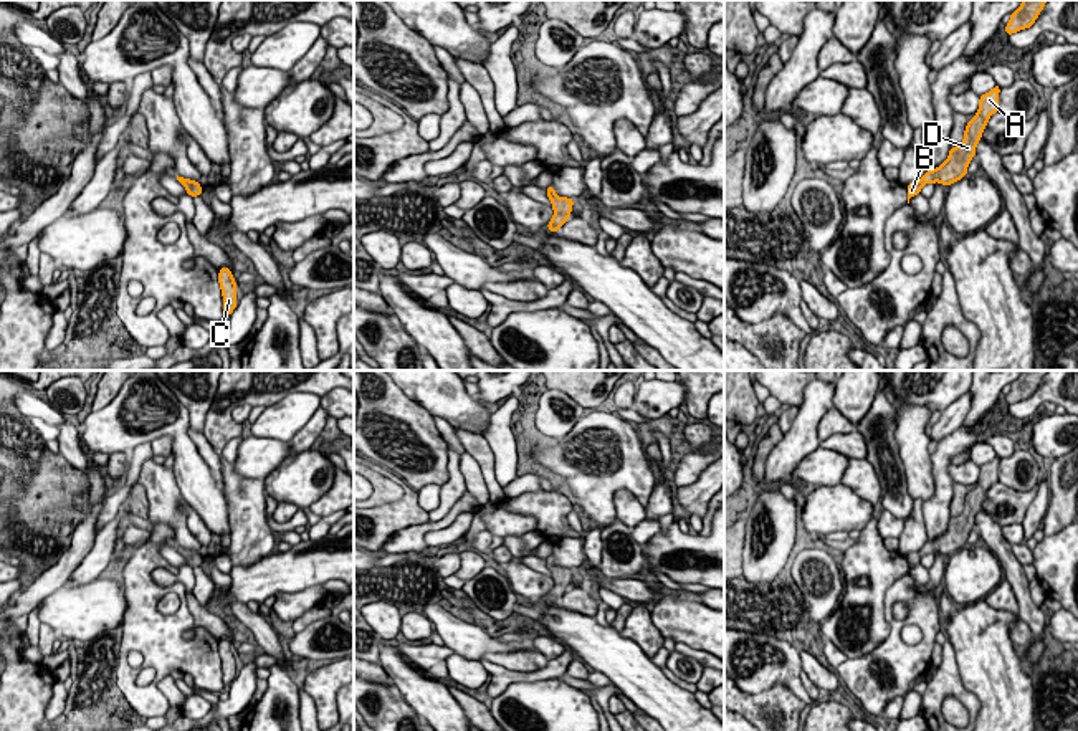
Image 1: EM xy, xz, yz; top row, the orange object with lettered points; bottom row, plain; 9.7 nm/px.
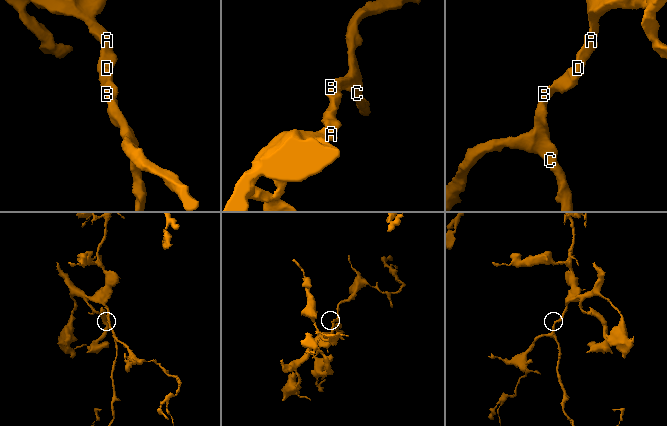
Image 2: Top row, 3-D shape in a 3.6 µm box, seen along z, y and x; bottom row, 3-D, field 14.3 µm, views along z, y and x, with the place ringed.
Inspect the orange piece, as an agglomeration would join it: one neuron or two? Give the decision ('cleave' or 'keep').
keep

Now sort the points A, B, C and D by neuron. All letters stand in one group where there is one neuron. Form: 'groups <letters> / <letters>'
groups A B C D

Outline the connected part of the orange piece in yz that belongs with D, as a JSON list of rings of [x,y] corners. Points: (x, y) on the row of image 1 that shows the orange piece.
[[[995,84],[992,91],[979,96],[979,111],[975,112],[975,117],[967,122],[964,141],[959,146],[951,147],[944,164],[934,170],[926,170],[921,180],[908,184],[908,203],[911,197],[921,194],[924,184],[941,182],[942,185],[951,185],[967,175],[967,165],[975,155],[975,146],[982,137],[982,131],[985,129],[989,117],[999,111],[999,93],[1000,86]]]

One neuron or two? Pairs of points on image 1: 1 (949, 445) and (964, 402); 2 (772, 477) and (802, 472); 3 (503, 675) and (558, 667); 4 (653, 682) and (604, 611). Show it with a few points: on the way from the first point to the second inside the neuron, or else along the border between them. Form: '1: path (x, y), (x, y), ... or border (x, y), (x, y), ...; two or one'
1: border (961, 425), (939, 442); two
2: border (819, 445), (791, 475); two
3: path (516, 675), (544, 673); one
4: border (594, 617), (610, 627); two

